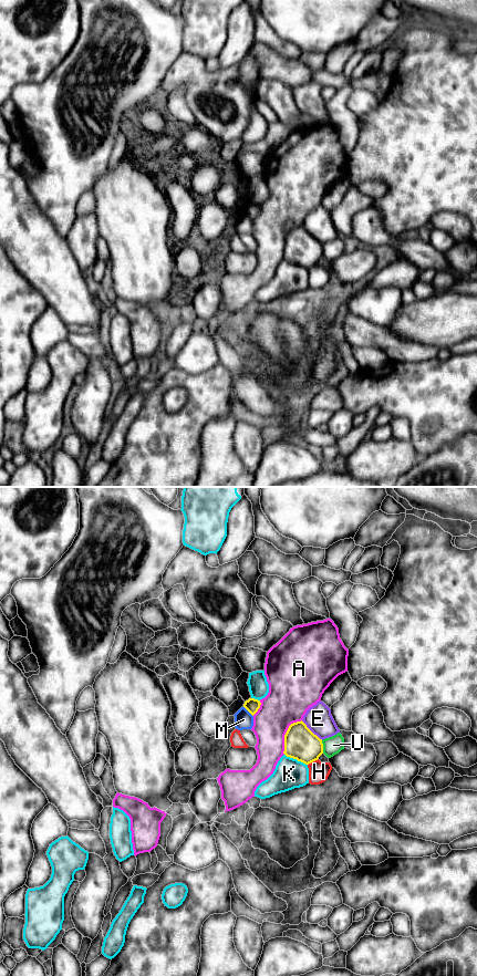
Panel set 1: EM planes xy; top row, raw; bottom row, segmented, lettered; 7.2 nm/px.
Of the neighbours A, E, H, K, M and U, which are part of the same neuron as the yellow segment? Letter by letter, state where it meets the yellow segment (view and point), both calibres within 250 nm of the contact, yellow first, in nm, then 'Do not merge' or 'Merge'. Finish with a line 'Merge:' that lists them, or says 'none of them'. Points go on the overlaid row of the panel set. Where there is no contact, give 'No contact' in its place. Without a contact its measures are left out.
A: Touches yellow at xy (286, 734). Thickness 240 nm (yellow) against 300 nm. Do not merge
E: Touches yellow at xy (311, 732). Thickness 240 nm (yellow) against 200 nm. Do not merge
H: Touches yellow at xy (312, 761). Thickness 240 nm (yellow) against 150 nm. Do not merge
K: Touches yellow at xy (296, 758). Thickness 240 nm (yellow) against 220 nm. Do not merge
M: Touches yellow at xy (248, 710). Thickness 100 nm (yellow) against 140 nm. Do not merge
U: Touches yellow at xy (322, 747). Thickness 240 nm (yellow) against 130 nm. Do not merge
Merge: none of them

